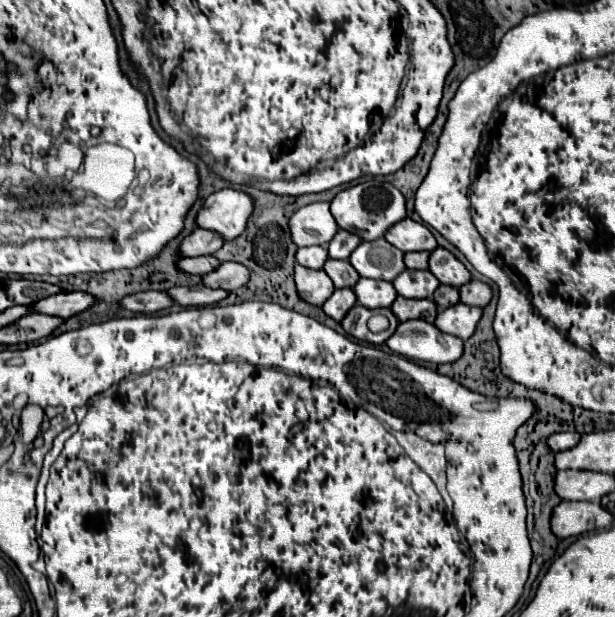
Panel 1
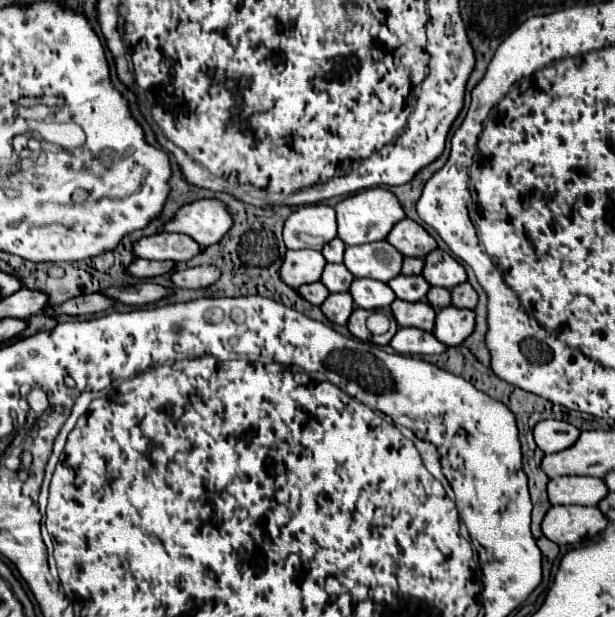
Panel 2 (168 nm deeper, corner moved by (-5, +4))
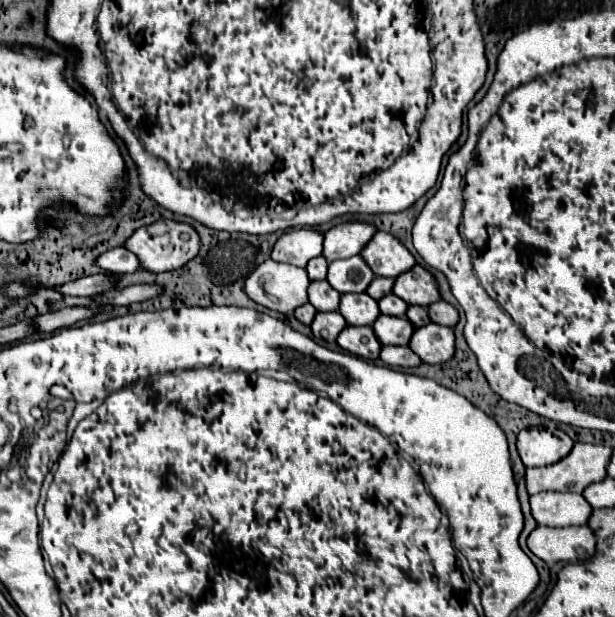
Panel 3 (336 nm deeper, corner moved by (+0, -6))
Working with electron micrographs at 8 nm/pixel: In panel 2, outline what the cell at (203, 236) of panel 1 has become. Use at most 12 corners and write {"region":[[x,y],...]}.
{"region":[[185,234],[143,236],[133,256],[187,262],[201,246]]}

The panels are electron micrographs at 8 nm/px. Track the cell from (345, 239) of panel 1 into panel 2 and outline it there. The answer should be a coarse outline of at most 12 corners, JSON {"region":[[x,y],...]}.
{"region":[[335,238],[321,254],[327,262],[343,262],[345,244]]}

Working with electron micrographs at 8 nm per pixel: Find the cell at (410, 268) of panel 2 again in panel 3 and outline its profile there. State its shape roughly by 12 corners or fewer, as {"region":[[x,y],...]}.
{"region":[[374,278],[366,294],[380,300],[392,292],[396,278]]}

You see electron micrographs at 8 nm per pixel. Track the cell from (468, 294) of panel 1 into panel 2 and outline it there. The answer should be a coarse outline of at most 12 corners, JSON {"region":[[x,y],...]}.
{"region":[[467,282],[451,288],[451,304],[473,310],[477,292]]}

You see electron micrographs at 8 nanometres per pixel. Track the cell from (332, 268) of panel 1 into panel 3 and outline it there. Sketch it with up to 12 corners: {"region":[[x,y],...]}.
{"region":[[328,280],[310,282],[308,302],[318,312],[338,310],[340,294]]}

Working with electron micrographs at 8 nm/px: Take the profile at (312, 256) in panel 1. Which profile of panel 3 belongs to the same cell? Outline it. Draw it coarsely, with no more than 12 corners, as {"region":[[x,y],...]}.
{"region":[[266,260],[244,290],[290,314],[308,302],[306,268]]}

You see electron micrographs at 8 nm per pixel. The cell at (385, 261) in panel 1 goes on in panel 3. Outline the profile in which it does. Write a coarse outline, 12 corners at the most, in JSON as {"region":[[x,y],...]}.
{"region":[[362,256],[336,260],[328,282],[340,292],[366,292],[376,278]]}

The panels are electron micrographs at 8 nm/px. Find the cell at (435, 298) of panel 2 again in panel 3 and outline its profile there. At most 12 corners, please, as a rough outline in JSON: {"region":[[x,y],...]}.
{"region":[[408,306],[406,318],[416,328],[430,322],[424,306]]}

